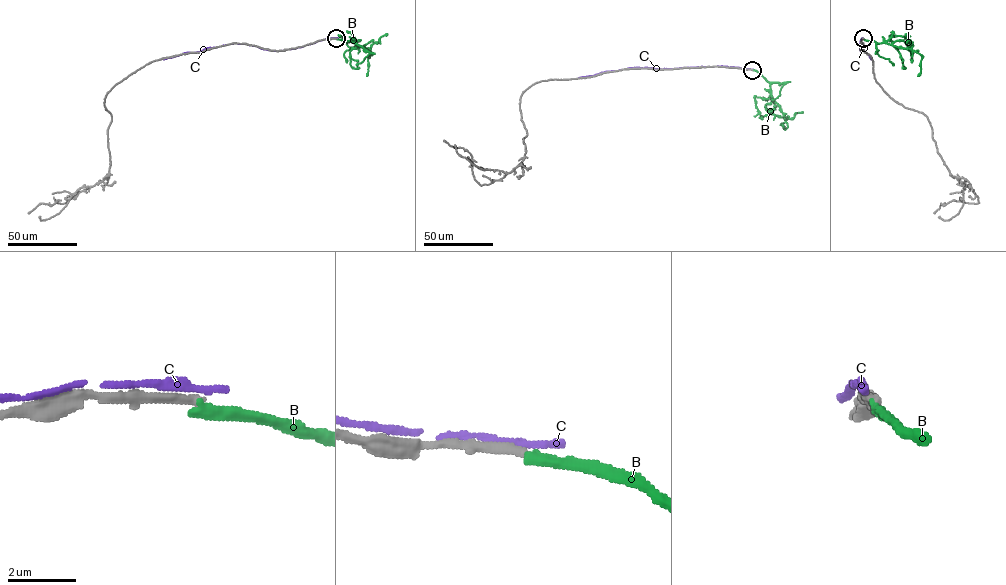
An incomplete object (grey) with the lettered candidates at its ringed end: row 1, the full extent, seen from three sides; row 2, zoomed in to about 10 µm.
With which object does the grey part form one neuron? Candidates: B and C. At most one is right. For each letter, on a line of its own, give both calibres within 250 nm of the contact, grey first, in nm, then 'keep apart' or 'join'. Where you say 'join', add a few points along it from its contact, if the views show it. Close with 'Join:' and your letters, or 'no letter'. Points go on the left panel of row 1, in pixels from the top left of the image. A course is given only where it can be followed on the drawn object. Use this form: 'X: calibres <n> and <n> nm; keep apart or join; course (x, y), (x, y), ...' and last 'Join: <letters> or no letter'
B: calibres 240 and 320 nm; keep apart
C: calibres 260 and 240 nm; keep apart
Join: no letter

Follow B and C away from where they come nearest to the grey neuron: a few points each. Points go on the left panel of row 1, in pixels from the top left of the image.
B: (336, 38), (351, 40), (371, 52), (366, 76)
C: (334, 38), (277, 51), (231, 43), (163, 59)

